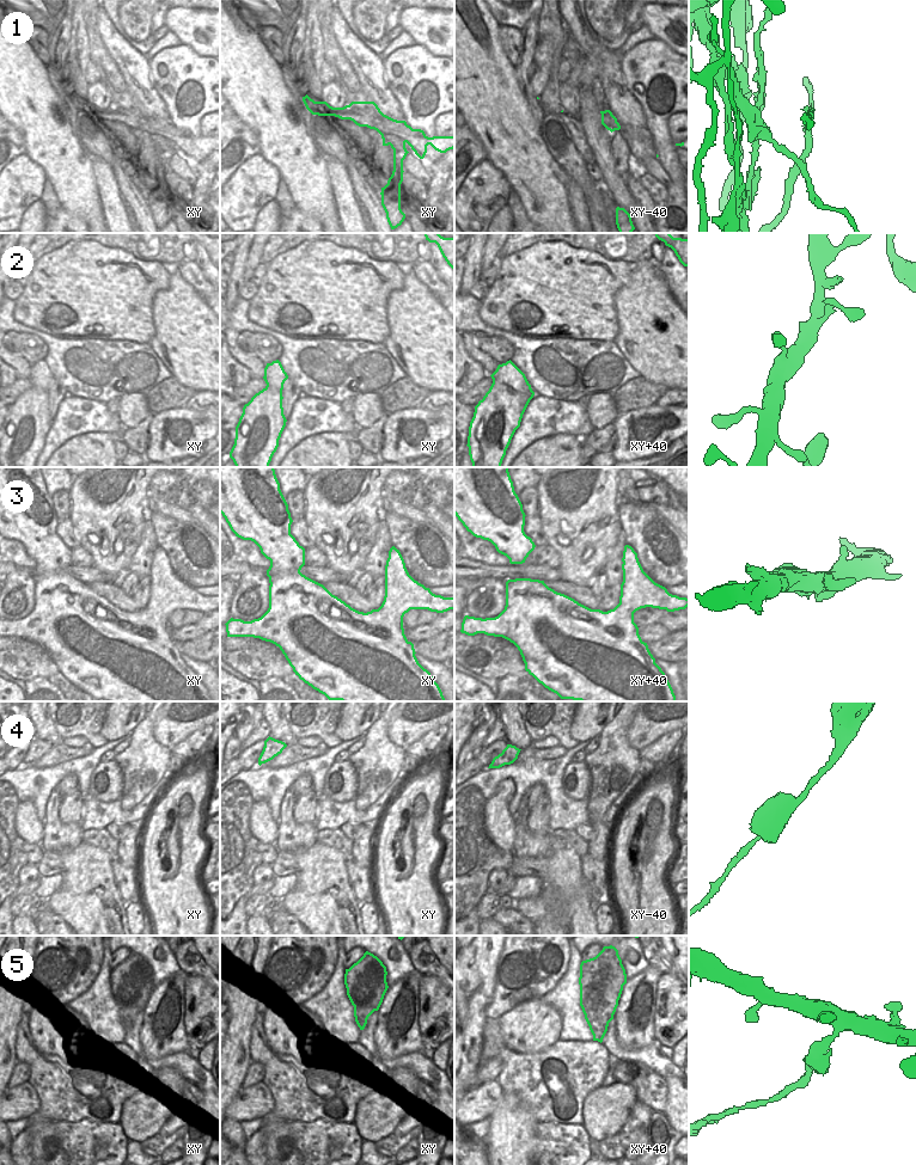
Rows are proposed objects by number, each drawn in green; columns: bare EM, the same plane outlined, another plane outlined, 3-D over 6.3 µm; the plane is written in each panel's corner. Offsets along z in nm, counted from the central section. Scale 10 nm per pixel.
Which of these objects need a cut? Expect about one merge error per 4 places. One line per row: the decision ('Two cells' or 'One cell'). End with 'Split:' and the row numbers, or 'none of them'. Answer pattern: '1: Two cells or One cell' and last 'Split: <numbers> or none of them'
1: Two cells
2: One cell
3: One cell
4: One cell
5: Two cells
Split: 1, 5.

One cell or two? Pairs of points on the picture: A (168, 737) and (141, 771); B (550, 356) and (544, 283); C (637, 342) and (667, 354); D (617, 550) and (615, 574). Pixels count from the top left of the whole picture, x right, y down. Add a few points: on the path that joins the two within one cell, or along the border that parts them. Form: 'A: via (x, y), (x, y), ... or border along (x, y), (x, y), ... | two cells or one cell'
A: border along (156, 716), (153, 736), (169, 748) | two cells
B: border along (521, 335), (529, 338), (578, 339) | two cells
C: via (645, 342), (655, 342), (660, 347) | one cell
D: via (616, 556), (614, 568) | one cell

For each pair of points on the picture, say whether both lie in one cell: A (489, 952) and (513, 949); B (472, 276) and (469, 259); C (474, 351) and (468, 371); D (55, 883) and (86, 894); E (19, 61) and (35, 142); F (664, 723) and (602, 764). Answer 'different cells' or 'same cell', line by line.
A: different cells
B: same cell
C: different cells
D: different cells
E: same cell
F: different cells

